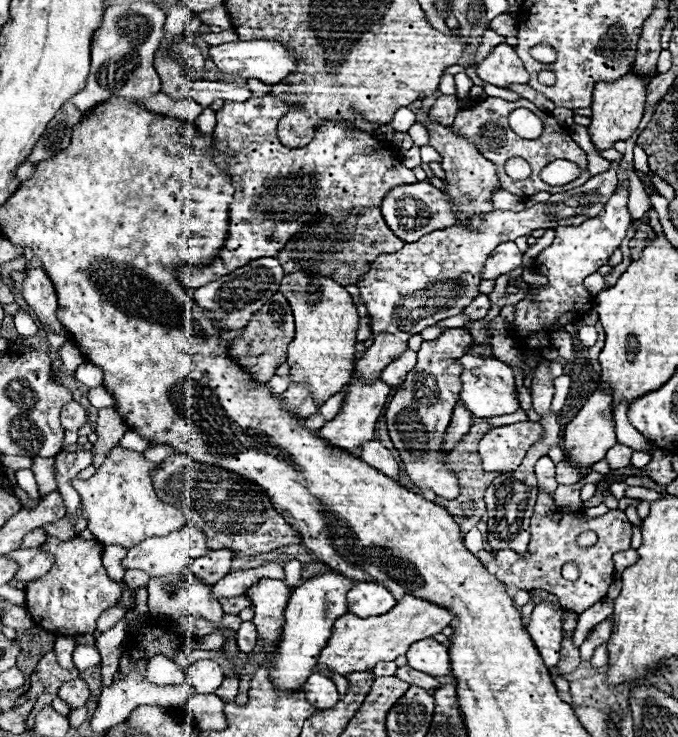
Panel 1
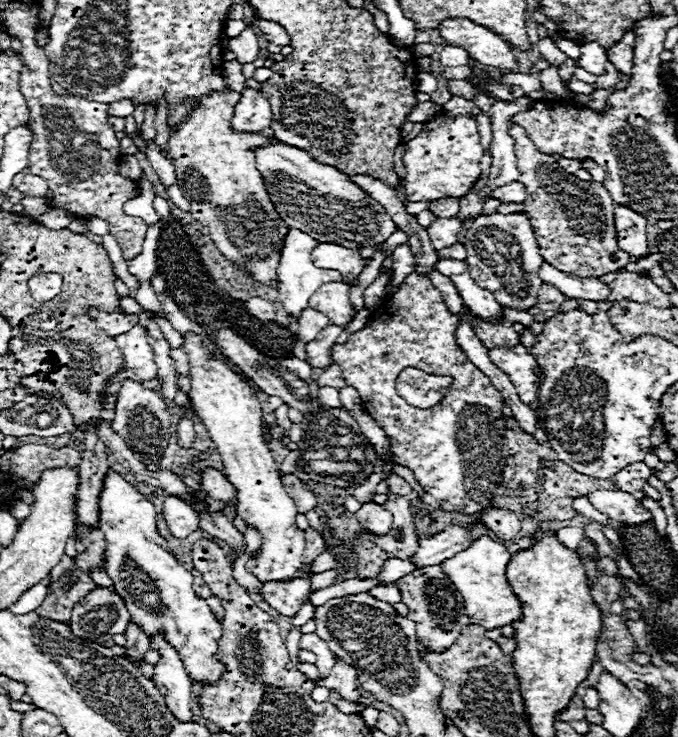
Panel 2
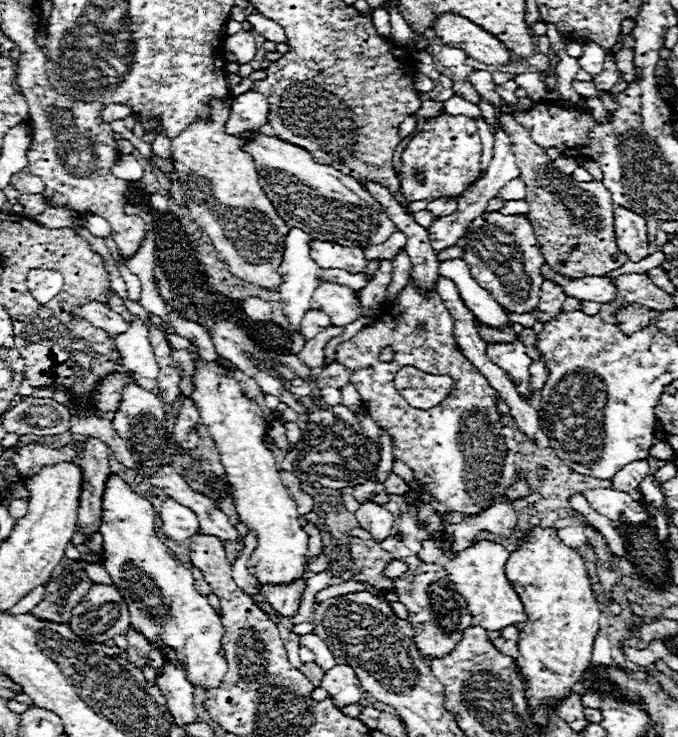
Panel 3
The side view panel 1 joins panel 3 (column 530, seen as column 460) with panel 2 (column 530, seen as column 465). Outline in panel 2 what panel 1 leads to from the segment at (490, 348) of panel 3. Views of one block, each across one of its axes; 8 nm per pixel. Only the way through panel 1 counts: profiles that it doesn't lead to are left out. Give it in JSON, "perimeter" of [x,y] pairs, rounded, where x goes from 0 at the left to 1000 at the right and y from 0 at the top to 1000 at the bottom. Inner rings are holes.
{"perimeter":[[[761,467],[755,472],[737,472],[729,469],[720,478],[723,488],[743,505],[749,505],[755,521],[761,521],[761,532],[764,537],[776,545],[785,548],[791,543],[791,529],[794,524],[788,524],[791,518],[791,488],[779,480],[779,475],[770,467]]]}

